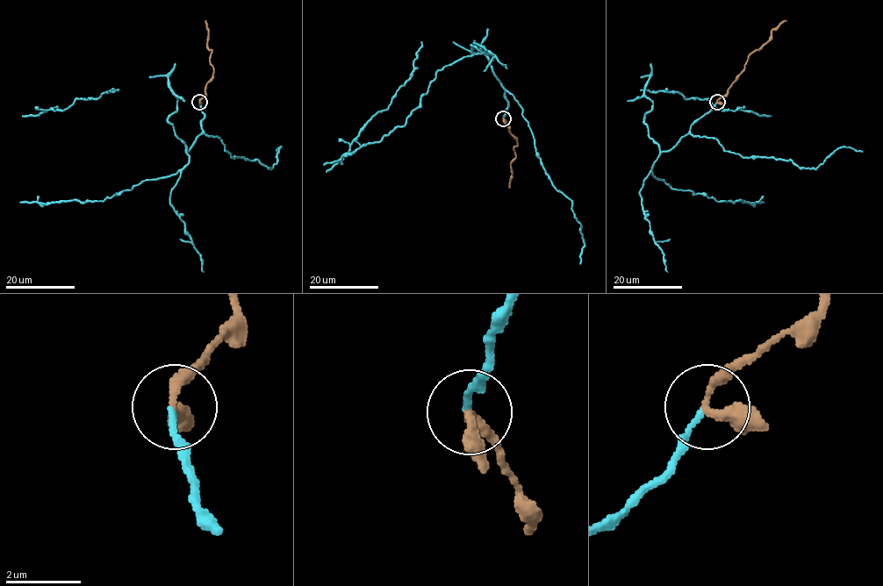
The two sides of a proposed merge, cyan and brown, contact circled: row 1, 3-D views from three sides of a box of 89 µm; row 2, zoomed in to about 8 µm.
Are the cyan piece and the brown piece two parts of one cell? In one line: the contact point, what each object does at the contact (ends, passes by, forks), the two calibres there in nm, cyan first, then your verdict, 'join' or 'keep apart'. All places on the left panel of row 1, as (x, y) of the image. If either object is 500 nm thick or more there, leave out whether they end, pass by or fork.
(199, 102) | cyan ends | brown passes by | 150/280 nm | join

